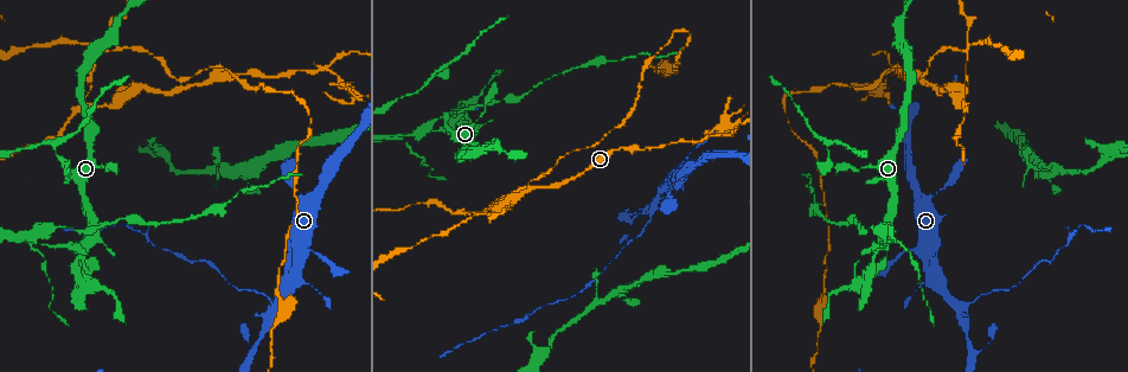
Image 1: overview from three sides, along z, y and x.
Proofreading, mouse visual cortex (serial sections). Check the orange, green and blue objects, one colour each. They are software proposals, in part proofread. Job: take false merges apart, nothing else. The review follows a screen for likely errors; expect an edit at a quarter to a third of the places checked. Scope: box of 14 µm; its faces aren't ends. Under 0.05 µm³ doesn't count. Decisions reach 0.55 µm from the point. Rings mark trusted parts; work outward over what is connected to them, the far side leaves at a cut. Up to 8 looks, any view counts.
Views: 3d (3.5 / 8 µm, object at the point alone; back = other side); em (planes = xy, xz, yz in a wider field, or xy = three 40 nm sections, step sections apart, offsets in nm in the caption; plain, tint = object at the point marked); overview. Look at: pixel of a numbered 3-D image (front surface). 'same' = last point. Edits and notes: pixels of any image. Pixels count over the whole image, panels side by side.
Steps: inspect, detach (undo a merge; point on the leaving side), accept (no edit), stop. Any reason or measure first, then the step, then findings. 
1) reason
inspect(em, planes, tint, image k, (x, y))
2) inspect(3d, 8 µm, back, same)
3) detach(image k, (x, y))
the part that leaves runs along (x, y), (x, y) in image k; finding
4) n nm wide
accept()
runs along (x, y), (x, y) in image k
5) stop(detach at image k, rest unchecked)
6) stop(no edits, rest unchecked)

three arms meet
inspect(3d, 8 µm, image 1, (328, 67))

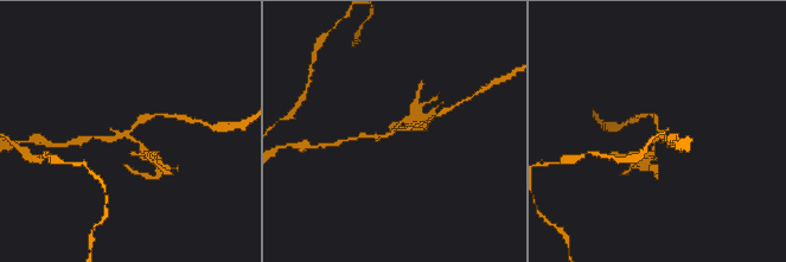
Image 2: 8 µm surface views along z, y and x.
3 arms; arms of 150, 150, 150 nm; shape alone is not enough
inspect(em, xy, step 2, tint, image 2, (127, 132))

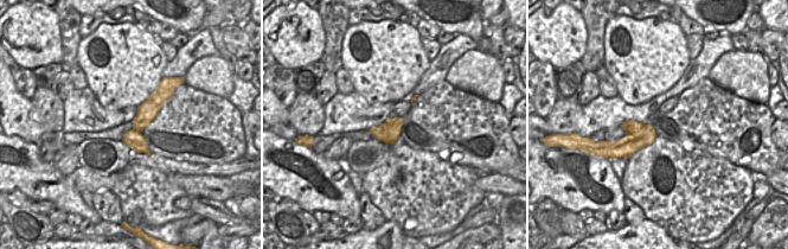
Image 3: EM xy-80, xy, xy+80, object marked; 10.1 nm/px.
220 nm wide
detach(image 2, (142, 149))
the part that leaves runs along (127, 134), (161, 167) in image 2; a second cell is stuck on

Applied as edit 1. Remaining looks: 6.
small branch off a trunk
inspect(3d, 3.5 µm, image 1, (307, 248))

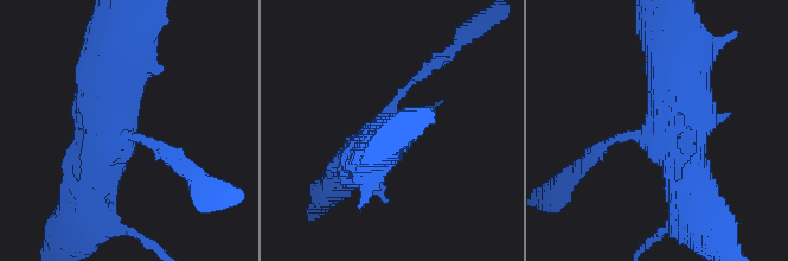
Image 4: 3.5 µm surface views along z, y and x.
inspect(em, xy, step 2, tint, image 4, (122, 135))

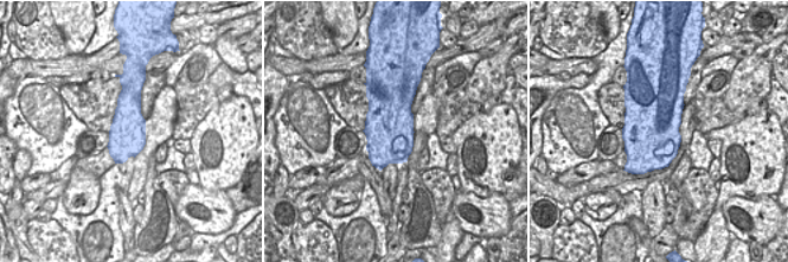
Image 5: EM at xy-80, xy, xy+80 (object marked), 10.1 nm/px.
another direction
inspect(em, xy, step 3, tint, same)

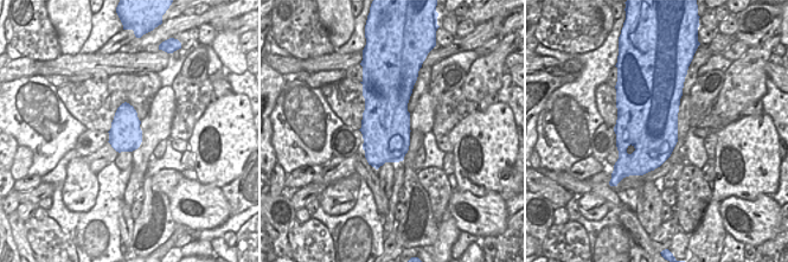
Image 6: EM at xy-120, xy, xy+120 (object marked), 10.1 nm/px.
accept()
runs along (117, 51), (114, 157), (88, 190) in image 4; one cell here

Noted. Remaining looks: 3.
sudden change in width
inspect(3d, 3.5 µm, image 1, (980, 295))

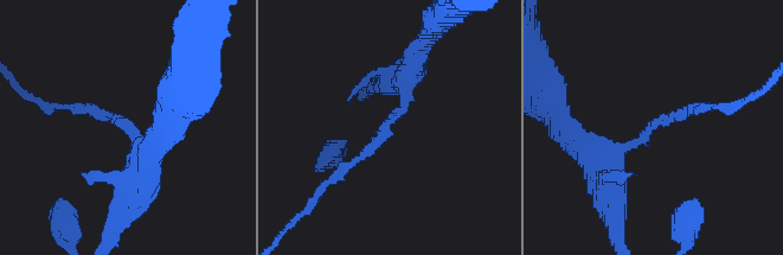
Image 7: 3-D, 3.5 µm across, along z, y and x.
arms of 100, 350 nm; need the tissue
inspect(em, xy, step 3, tint, image 7, (392, 122))

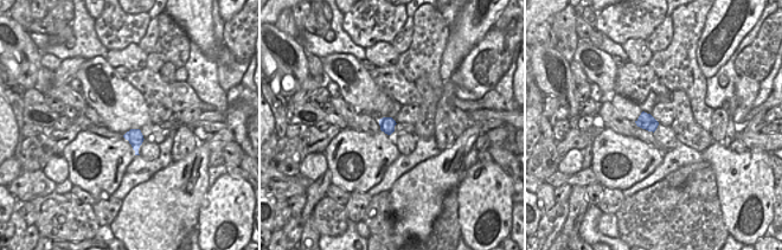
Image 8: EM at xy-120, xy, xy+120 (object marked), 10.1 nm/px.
detach(image 7, (106, 116))
the part that leaves runs along (135, 135), (113, 116), (55, 106) in image 7; two cells meet here

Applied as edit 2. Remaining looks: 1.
stop(detach at image 2, detach at image 7, rest unchecked)

